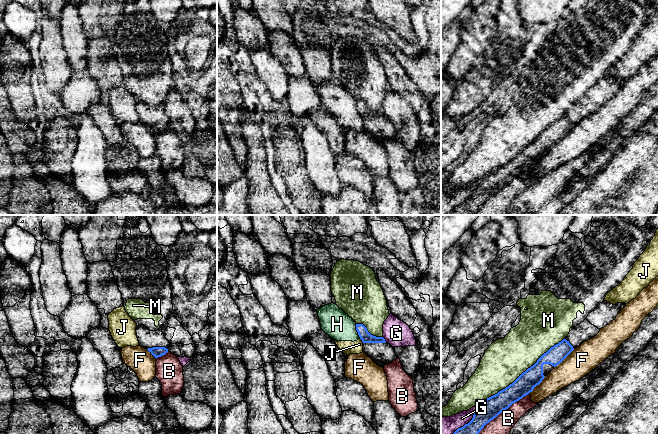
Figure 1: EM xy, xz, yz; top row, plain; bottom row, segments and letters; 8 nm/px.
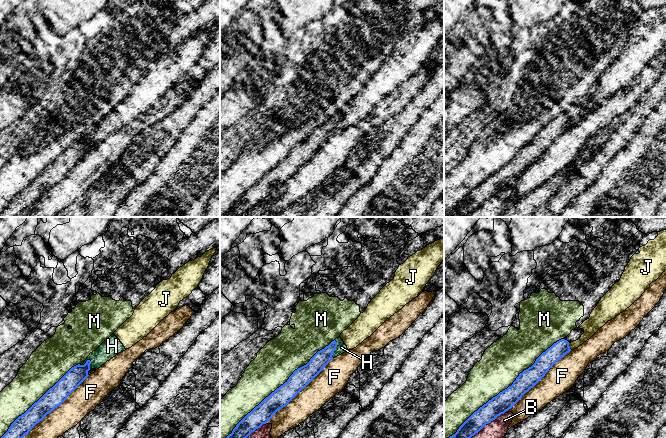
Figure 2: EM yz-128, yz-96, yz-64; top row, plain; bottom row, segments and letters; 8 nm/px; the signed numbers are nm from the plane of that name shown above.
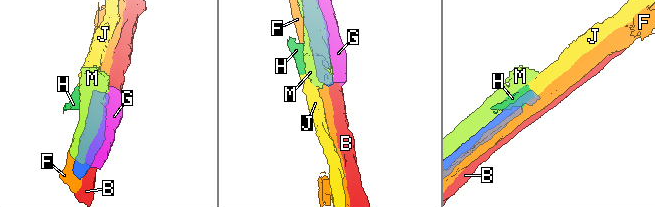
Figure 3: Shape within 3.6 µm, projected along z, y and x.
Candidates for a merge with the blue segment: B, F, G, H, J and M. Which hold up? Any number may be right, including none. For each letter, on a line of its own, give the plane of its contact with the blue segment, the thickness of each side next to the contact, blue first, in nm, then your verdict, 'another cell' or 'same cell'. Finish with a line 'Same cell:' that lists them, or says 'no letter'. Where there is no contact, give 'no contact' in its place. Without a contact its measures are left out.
B: yz | 160/160 nm | another cell
F: yz | 160/190 nm | another cell
G: yz | 160/140 nm | another cell
H: xz | 90/220 nm | another cell
J: xz | 90/110 nm | another cell
M: yz | 160/340 nm | another cell
Same cell: no letter

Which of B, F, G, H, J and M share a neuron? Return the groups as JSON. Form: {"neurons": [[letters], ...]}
{"neurons": [["B"], ["F"], ["G"], ["H", "J"], ["M"]]}

